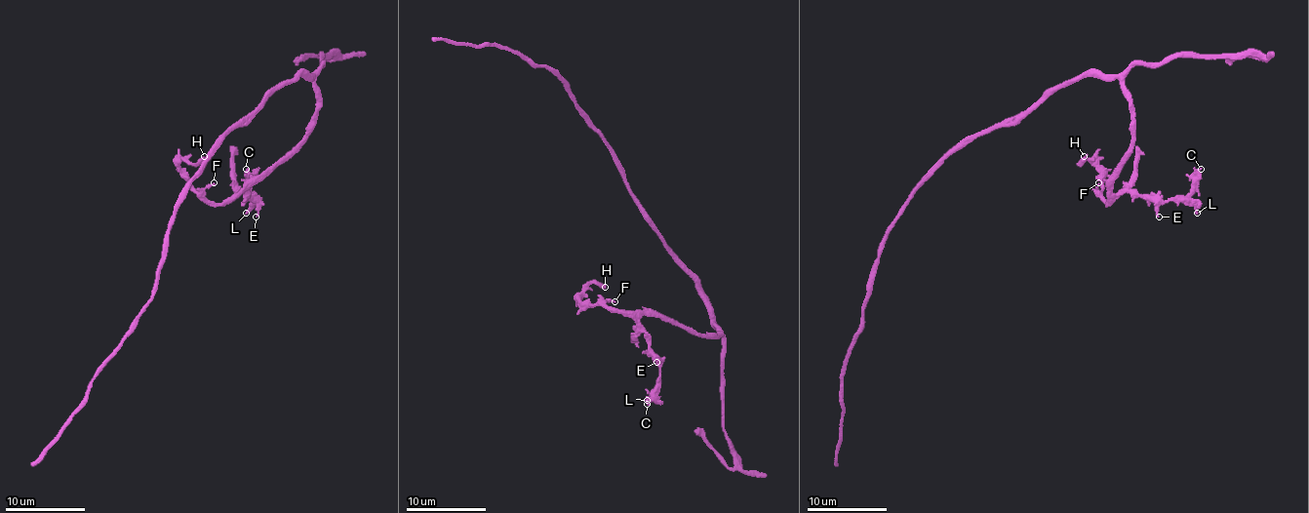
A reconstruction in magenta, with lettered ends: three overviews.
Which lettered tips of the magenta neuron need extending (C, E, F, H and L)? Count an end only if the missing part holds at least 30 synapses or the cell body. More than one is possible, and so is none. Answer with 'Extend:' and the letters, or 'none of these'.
Extend: none of these

